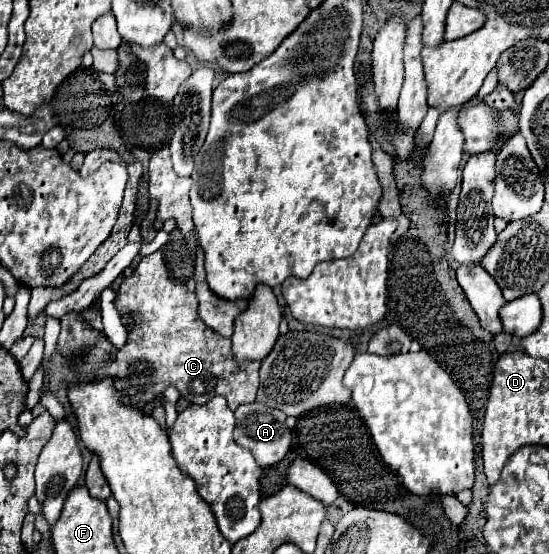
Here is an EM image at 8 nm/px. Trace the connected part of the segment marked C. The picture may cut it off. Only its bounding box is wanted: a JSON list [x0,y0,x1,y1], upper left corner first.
[58,251,260,411]

